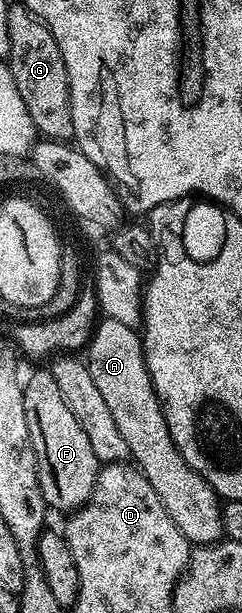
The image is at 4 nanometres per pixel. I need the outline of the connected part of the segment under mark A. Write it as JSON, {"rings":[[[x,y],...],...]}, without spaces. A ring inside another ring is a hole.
{"rings":[[[102,319],[93,329],[93,339],[87,349],[87,363],[95,387],[107,401],[111,418],[115,418],[115,426],[119,426],[119,434],[123,434],[123,442],[127,442],[132,463],[145,475],[147,482],[151,482],[155,494],[159,494],[159,502],[163,502],[167,514],[171,514],[171,522],[183,530],[190,545],[218,543],[225,534],[221,517],[222,501],[217,491],[198,472],[191,470],[191,466],[187,466],[173,444],[161,403],[153,389],[151,374],[147,370],[145,345],[138,329],[123,326],[123,322]]]}

